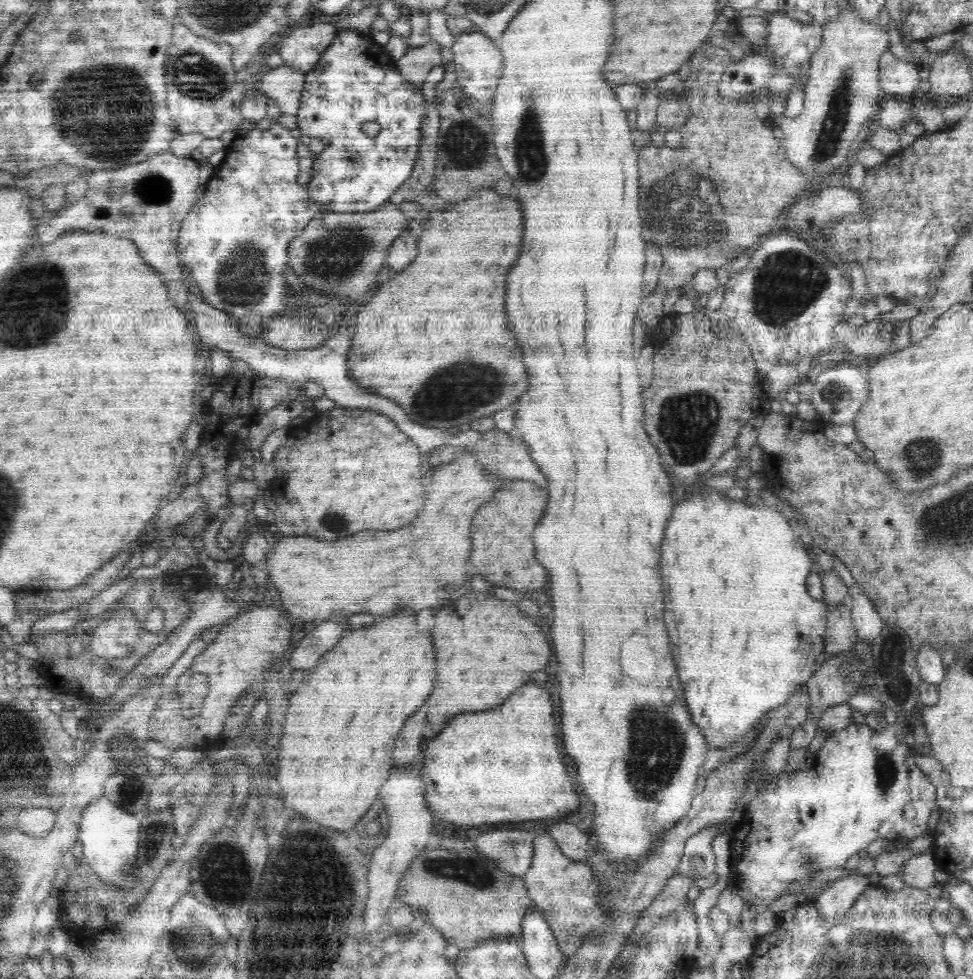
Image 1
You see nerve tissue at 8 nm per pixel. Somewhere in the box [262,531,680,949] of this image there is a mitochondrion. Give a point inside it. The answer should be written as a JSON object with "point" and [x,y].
{"point":[468,871]}

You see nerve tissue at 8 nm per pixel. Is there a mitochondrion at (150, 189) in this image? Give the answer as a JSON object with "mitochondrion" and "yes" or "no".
{"mitochondrion":"yes"}

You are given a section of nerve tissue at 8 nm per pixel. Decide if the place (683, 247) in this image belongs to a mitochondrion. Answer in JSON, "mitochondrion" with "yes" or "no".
{"mitochondrion":"yes"}

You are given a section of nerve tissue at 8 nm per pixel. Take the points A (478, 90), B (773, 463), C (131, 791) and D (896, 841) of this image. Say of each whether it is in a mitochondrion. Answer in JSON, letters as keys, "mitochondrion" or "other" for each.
{"A":"other","B":"other","C":"mitochondrion","D":"other"}

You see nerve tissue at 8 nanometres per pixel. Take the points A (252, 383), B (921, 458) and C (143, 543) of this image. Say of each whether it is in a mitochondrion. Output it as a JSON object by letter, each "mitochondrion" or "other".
{"A":"other","B":"mitochondrion","C":"other"}

